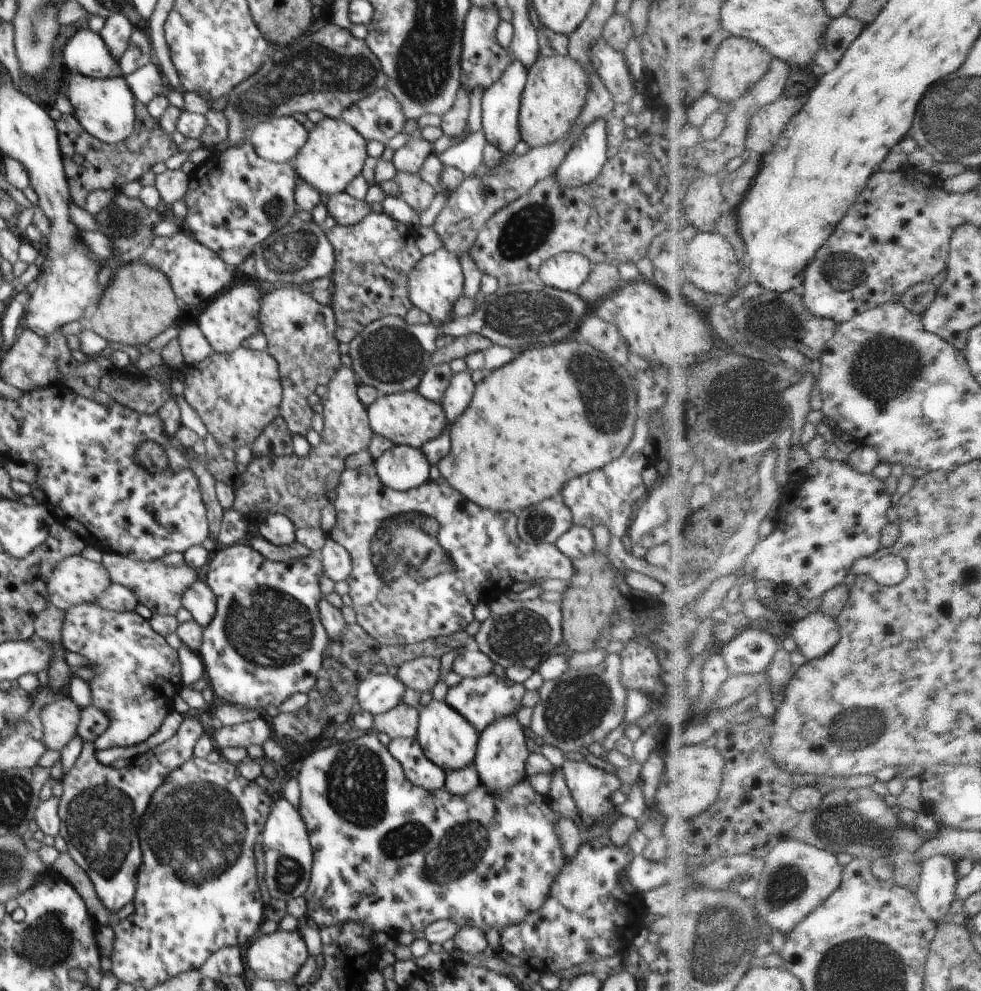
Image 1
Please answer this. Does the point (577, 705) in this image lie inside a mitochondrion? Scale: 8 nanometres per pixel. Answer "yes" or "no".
yes

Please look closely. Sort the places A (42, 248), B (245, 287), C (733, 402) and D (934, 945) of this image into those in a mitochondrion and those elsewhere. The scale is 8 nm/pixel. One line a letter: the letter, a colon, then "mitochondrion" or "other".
A: other
B: other
C: mitochondrion
D: other

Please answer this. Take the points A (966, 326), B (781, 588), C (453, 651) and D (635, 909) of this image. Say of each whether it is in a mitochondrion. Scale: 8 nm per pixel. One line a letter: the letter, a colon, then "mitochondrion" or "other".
A: other
B: other
C: other
D: other

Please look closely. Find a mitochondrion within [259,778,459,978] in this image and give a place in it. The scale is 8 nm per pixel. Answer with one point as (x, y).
(288, 872)

